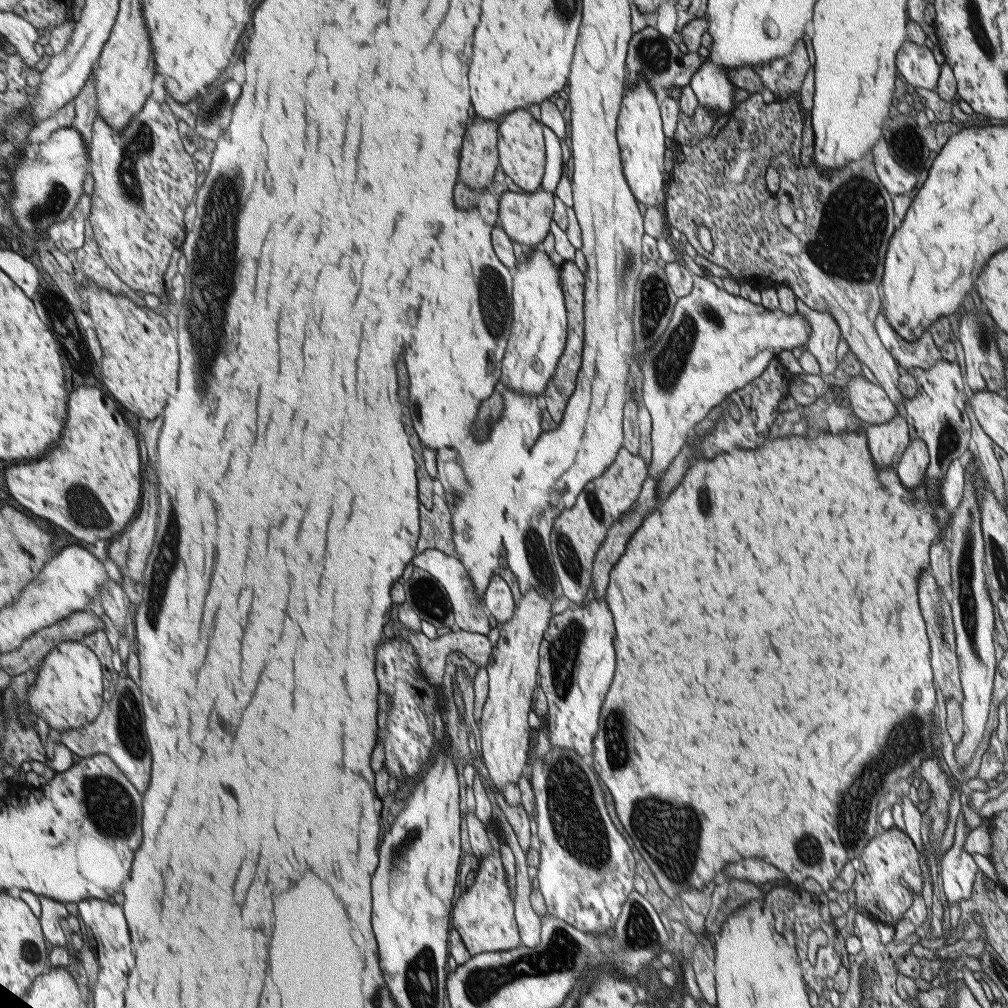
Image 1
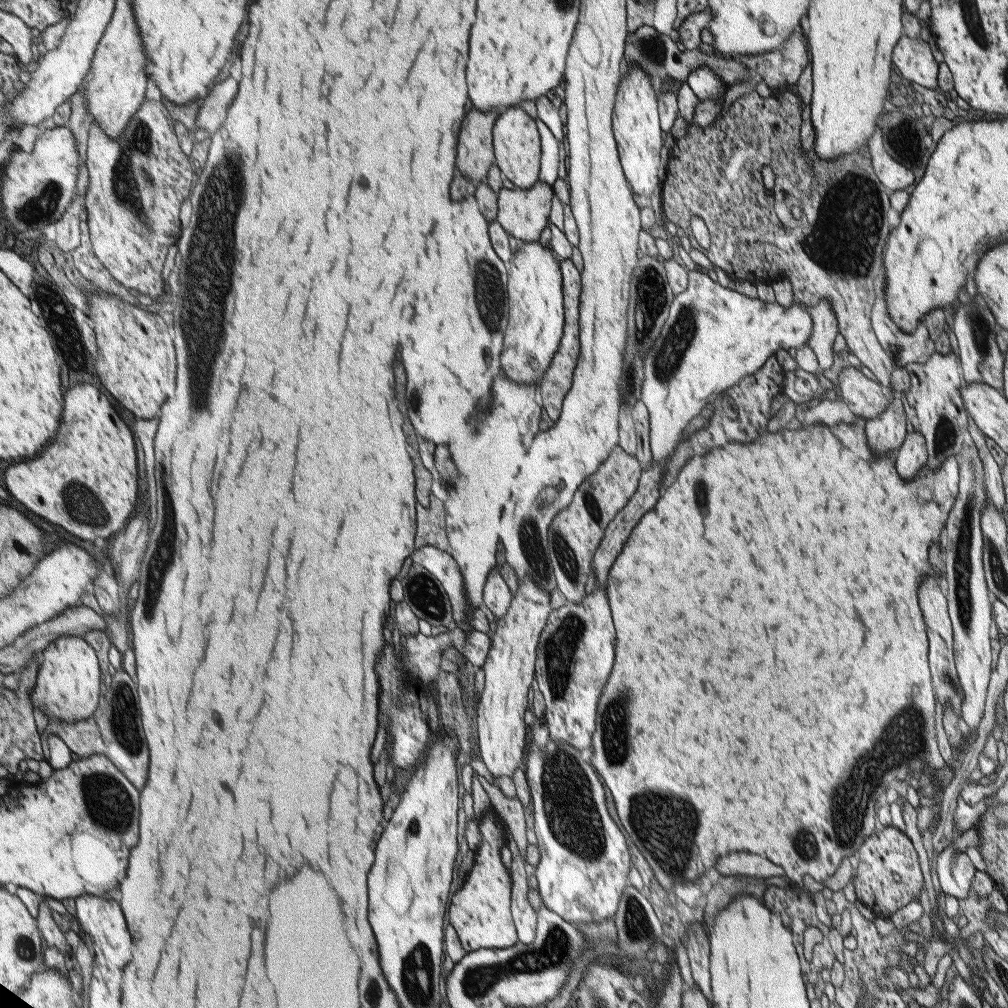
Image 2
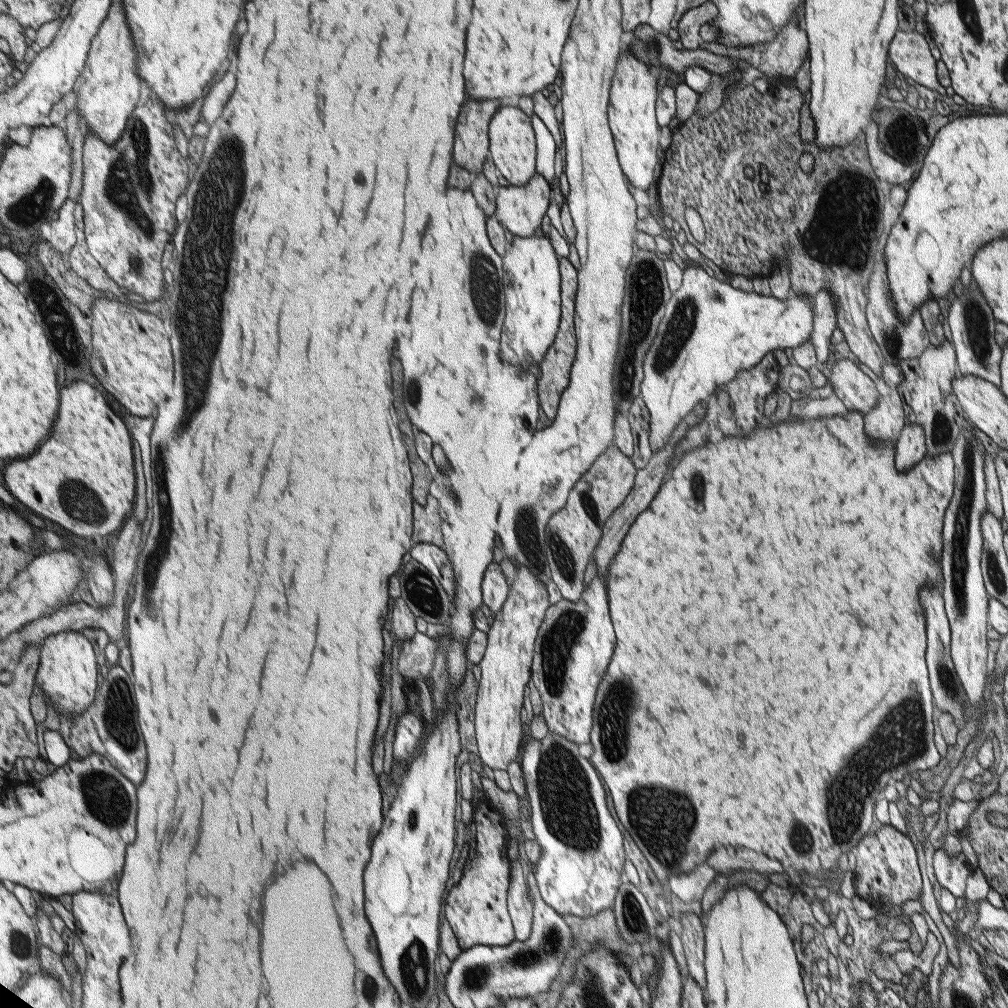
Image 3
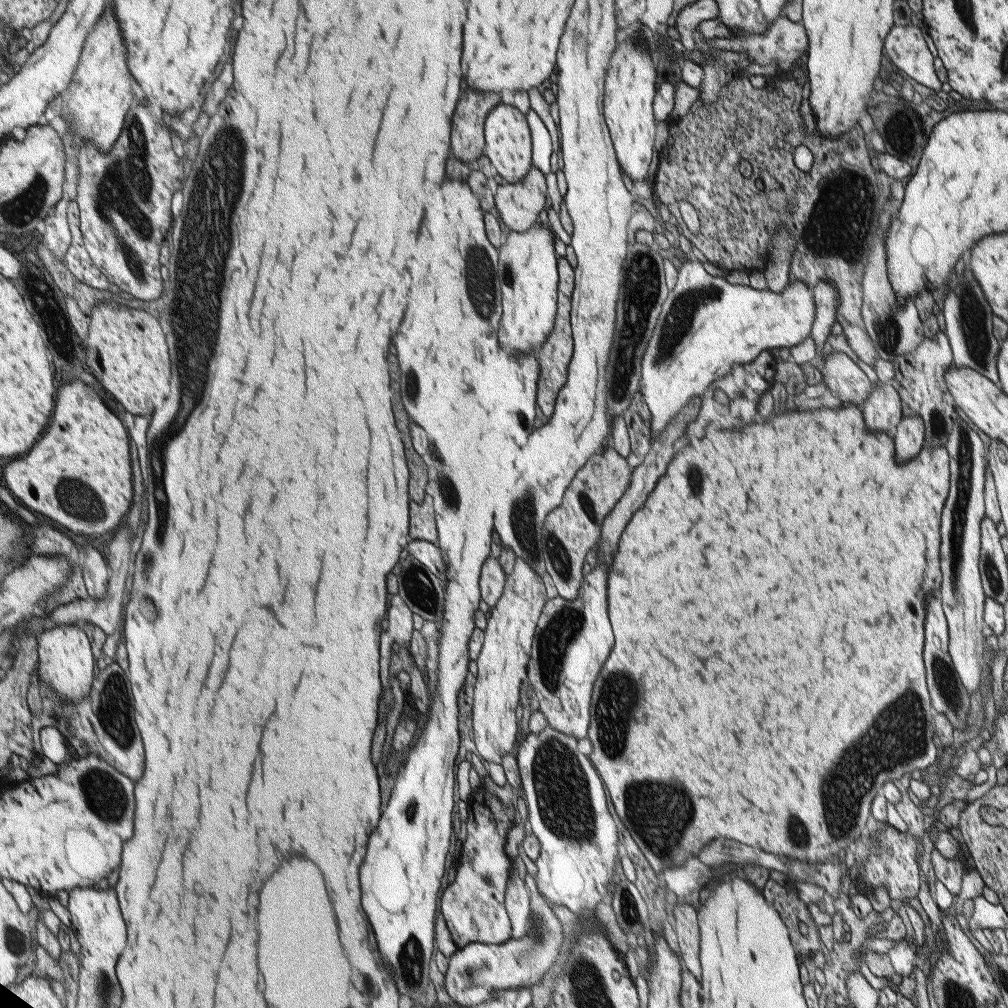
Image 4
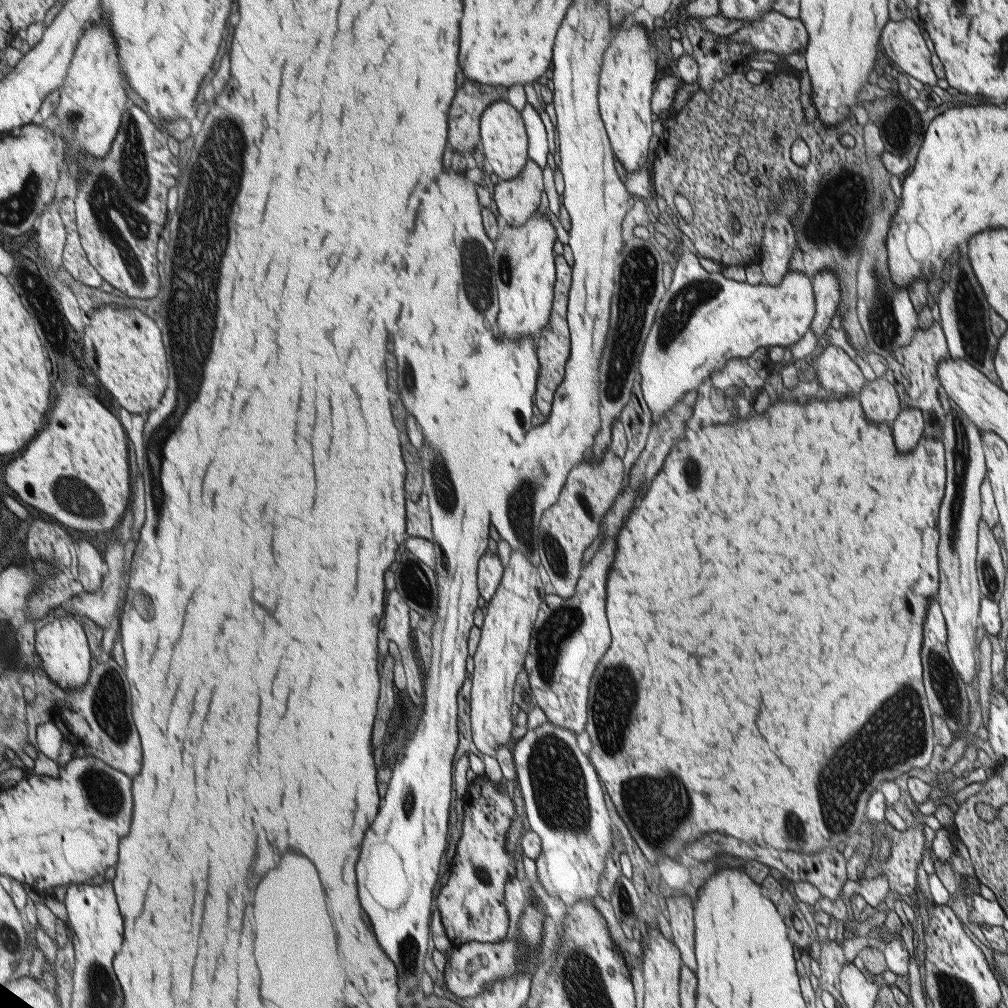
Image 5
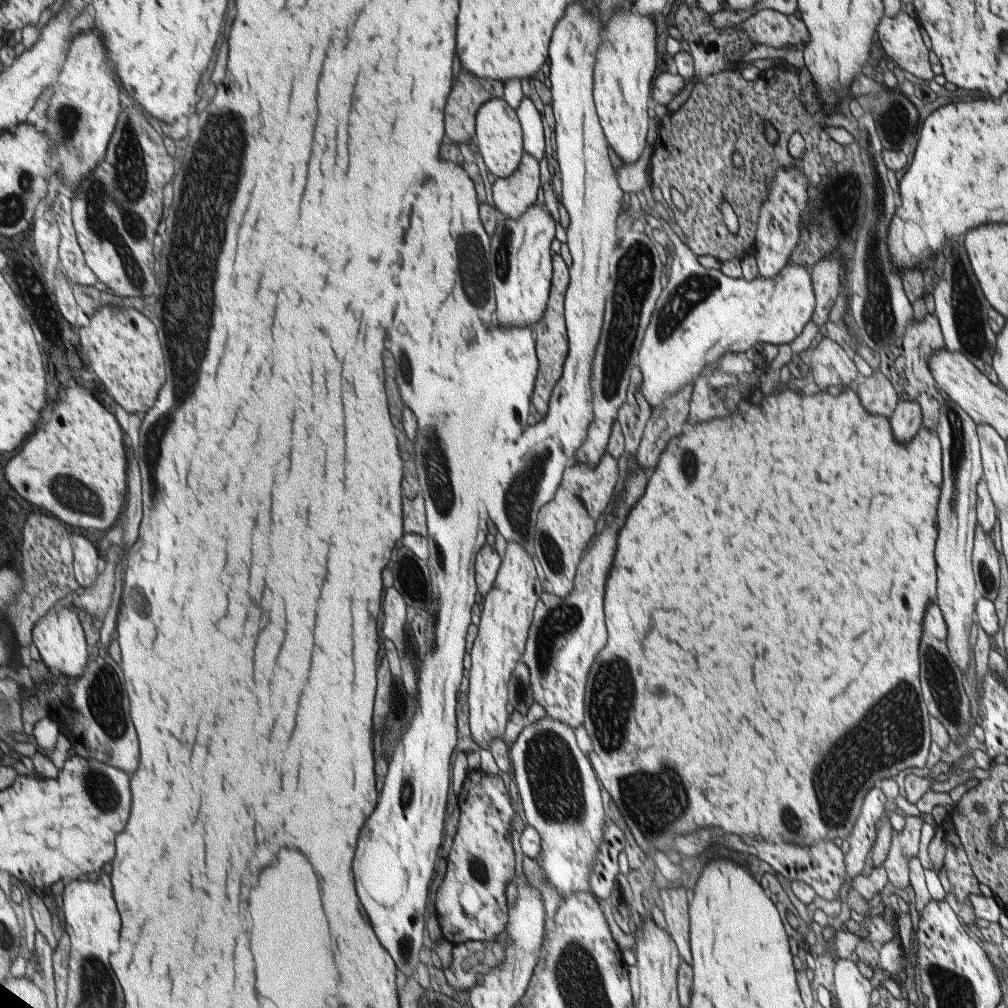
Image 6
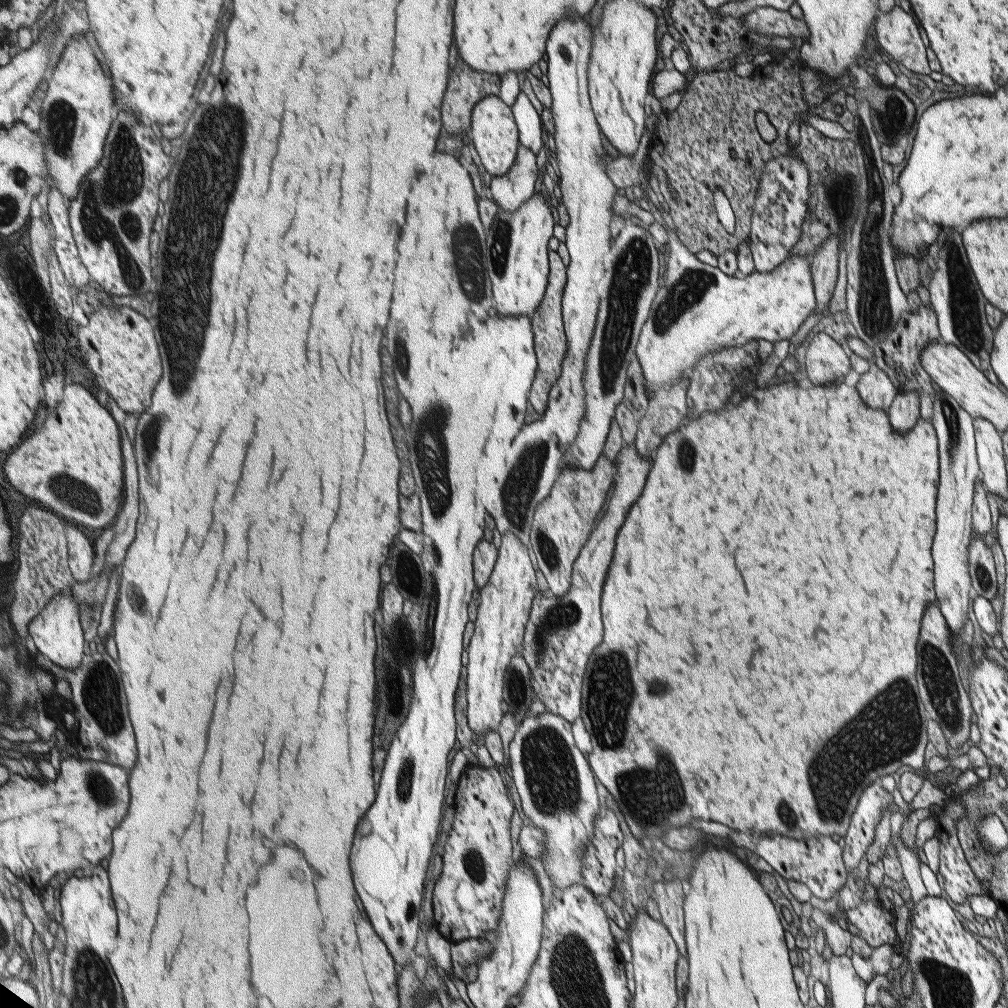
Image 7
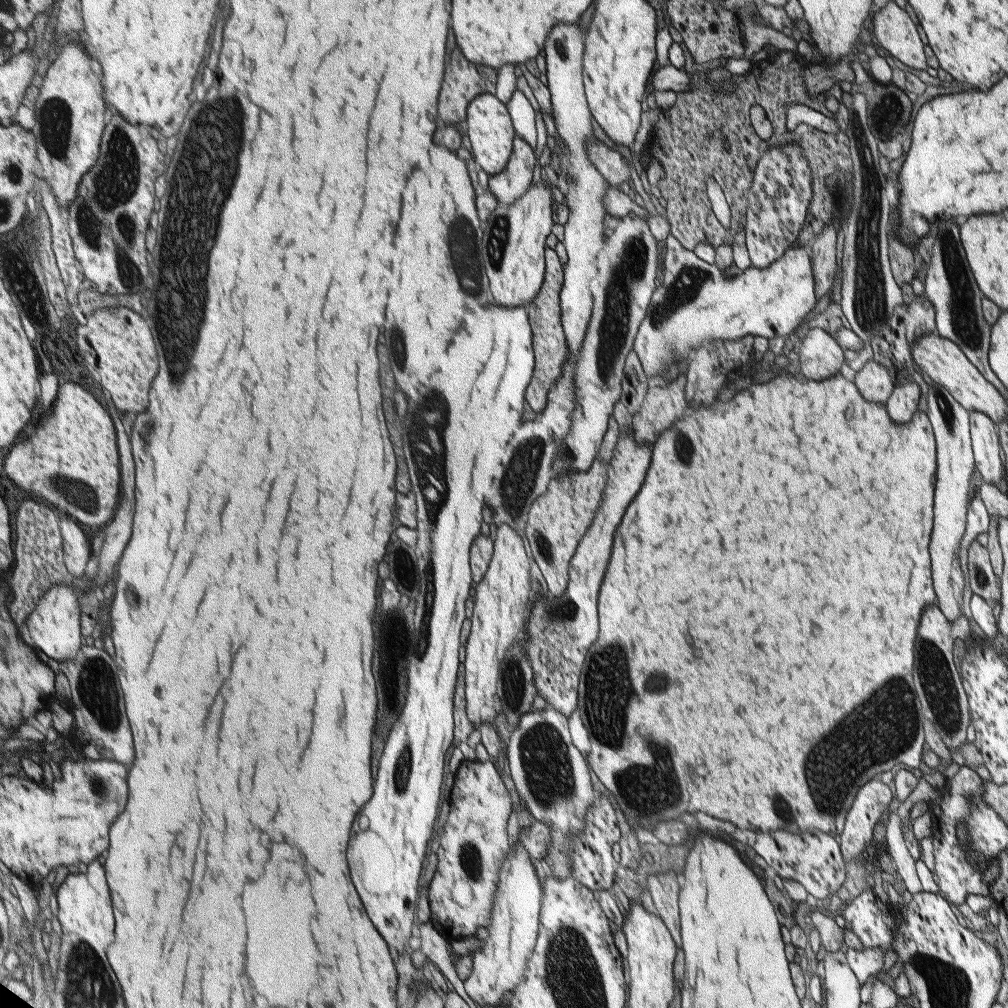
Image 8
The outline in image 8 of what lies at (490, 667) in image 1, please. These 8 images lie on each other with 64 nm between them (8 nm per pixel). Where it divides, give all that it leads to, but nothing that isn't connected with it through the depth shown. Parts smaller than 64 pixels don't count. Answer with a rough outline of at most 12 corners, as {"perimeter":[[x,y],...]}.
{"perimeter":[[506,524],[475,584],[467,717],[494,722],[500,663],[524,637],[531,593],[522,537]]}

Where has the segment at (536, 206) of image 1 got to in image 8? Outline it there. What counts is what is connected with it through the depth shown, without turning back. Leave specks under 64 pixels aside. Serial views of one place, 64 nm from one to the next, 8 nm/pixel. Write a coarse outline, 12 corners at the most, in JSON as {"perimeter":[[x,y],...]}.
{"perimeter":[[515,134],[503,172],[489,189],[499,202],[515,204],[534,178],[534,149]]}

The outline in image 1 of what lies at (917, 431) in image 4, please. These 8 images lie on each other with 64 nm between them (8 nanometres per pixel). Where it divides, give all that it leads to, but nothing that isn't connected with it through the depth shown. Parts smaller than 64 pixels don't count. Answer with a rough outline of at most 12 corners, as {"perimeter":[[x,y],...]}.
{"perimeter":[[911,440],[896,468],[906,490],[922,485],[929,454]]}

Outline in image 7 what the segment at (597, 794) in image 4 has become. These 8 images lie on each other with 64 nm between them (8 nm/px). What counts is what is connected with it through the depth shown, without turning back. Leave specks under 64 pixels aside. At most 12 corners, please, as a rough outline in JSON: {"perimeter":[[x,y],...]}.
{"perimeter":[[558,714],[529,715],[508,746],[539,858],[581,884],[600,812],[596,780]]}

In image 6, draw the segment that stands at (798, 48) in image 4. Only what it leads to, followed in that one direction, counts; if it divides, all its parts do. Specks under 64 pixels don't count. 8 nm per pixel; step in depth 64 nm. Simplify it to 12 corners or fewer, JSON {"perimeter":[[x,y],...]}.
{"perimeter":[[771,9],[739,28],[754,44],[798,48],[809,41],[801,18]]}

